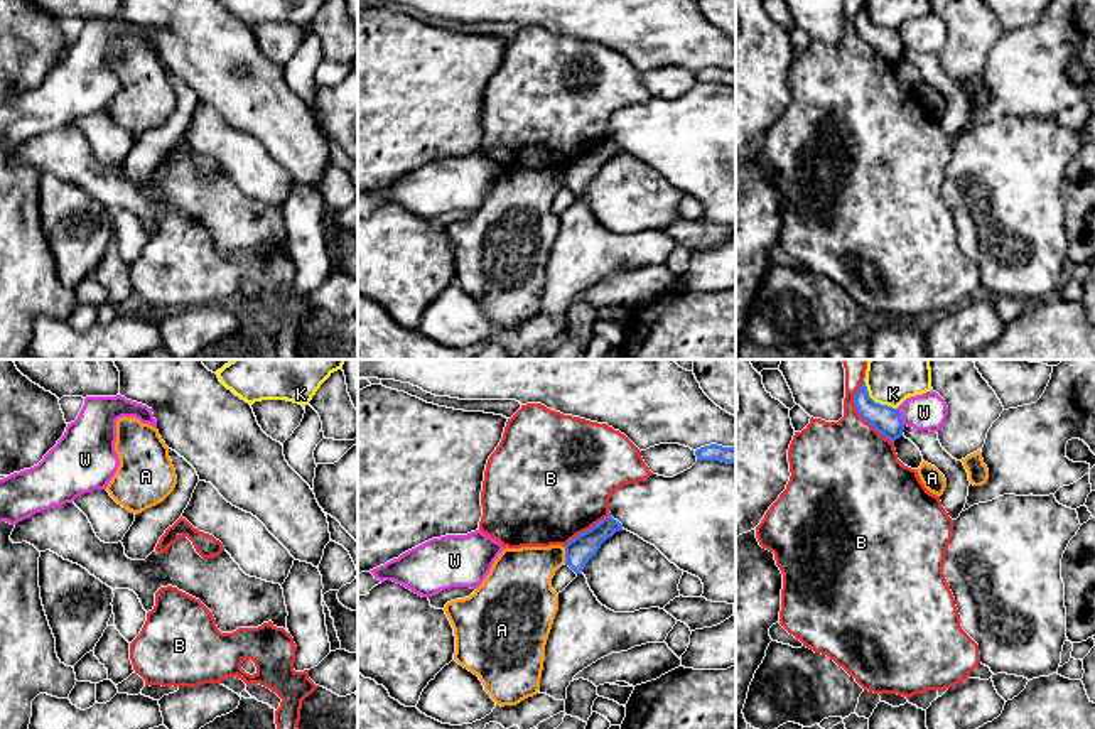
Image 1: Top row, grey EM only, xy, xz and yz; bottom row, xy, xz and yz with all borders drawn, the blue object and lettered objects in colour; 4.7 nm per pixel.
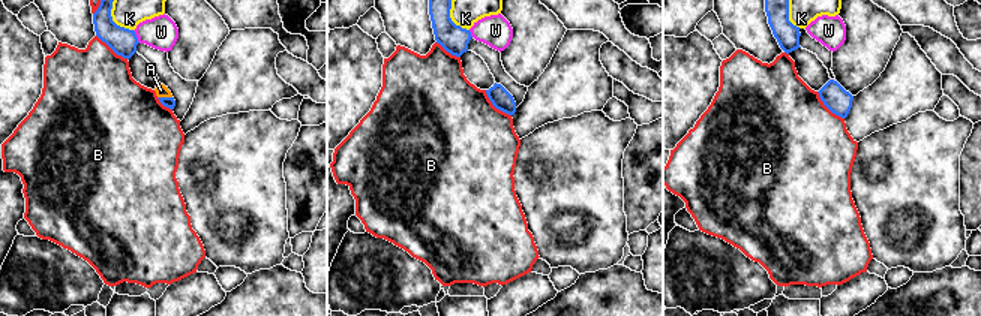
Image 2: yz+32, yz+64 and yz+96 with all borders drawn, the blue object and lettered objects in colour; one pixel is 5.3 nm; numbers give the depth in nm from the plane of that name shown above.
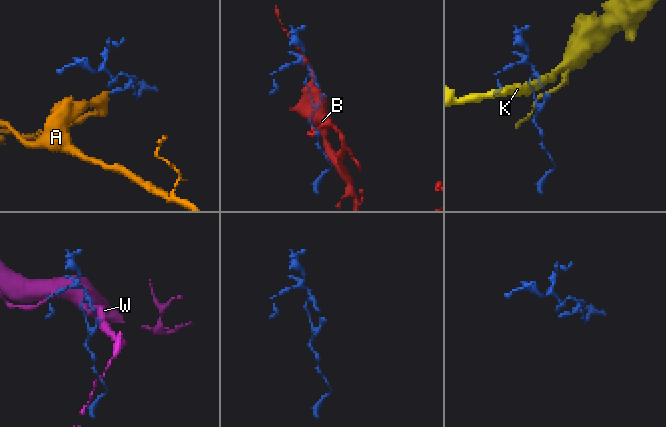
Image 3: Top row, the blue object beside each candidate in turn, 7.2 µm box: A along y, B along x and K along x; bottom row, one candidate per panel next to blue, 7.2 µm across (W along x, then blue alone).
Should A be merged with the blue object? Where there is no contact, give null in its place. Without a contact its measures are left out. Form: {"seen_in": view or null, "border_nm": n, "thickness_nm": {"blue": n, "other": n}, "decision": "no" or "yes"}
{"seen_in": "xz", "border_nm": 80, "thickness_nm": {"blue": 130, "other": 300}, "decision": "no"}

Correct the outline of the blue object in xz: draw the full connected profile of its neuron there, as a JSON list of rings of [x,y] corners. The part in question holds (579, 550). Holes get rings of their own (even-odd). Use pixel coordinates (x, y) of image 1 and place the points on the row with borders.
[[[607,516],[591,530],[577,535],[565,545],[565,565],[575,574],[580,574],[601,545],[619,530],[623,530],[623,525],[612,516]]]

